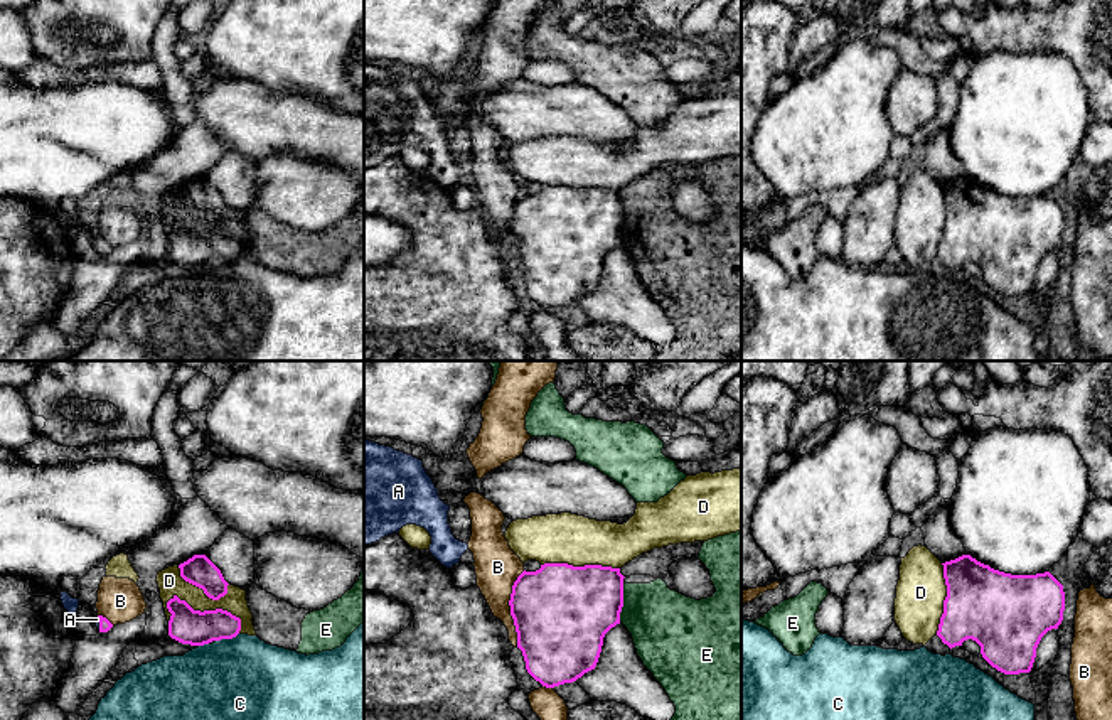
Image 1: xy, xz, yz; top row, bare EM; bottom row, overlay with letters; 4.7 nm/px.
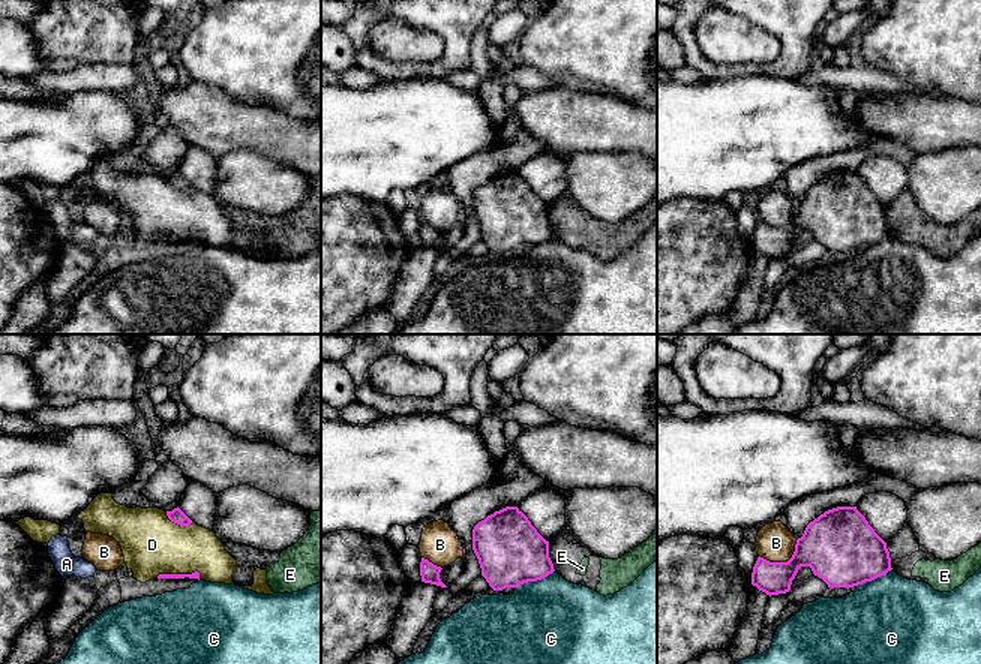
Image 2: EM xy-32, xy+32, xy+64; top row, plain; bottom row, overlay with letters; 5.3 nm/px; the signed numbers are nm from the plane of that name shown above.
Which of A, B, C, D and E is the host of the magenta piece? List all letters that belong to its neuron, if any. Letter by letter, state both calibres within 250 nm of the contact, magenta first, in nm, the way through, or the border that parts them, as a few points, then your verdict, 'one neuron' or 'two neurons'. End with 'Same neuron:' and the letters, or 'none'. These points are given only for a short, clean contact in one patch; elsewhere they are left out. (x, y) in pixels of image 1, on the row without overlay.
A: calibres 60 and 30 nm; way xy (105, 247), (100, 245), (96, 241); one neuron
B: calibres 460 and 220 nm; two neurons
C: calibres 170 and 480 nm; border xy (238, 255), (228, 262), (216, 263); two neurons
D: calibres 170 and 120 nm; border xy (165, 225), (177, 218), (194, 231), (226, 231), (240, 255); two neurons
E: calibres 400 and 360 nm; two neurons
Same neuron: A

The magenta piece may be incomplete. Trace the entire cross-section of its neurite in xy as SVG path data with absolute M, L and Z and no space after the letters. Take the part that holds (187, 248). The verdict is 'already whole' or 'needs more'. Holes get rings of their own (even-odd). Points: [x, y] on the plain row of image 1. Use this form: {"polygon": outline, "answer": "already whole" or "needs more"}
{"polygon": "M174 218L167 224L172 236L168 258L182 266L204 268L212 263L233 261L241 253L241 241L227 233L194 233L185 223Z", "answer": "already whole"}

